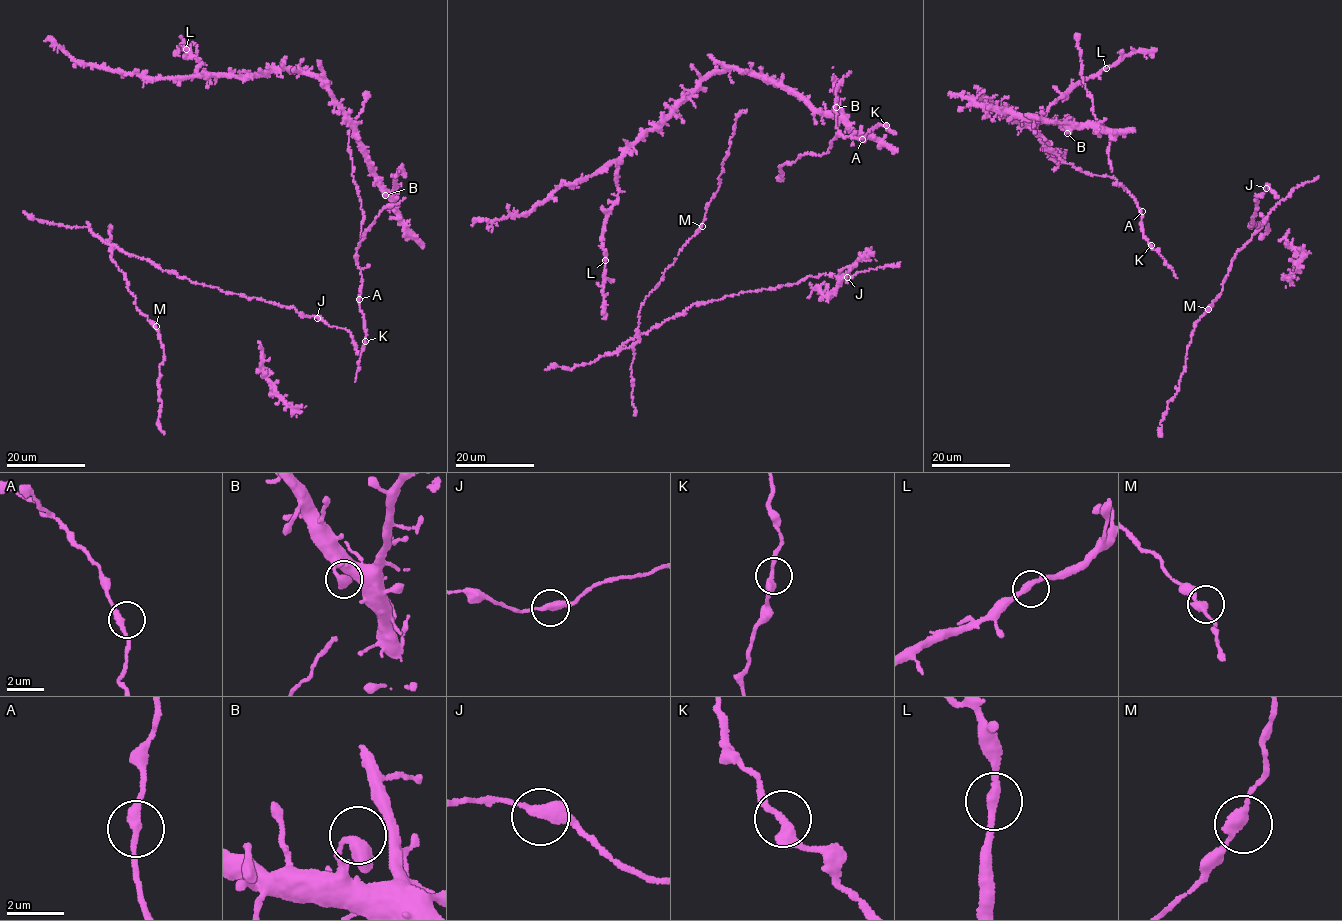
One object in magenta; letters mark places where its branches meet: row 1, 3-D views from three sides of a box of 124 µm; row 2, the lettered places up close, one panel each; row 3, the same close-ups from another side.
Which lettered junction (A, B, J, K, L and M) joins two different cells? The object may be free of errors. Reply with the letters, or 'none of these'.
none of these

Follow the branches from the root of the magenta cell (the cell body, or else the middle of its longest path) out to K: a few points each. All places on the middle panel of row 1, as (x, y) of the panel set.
K: (862, 139), (880, 123), (886, 125)

